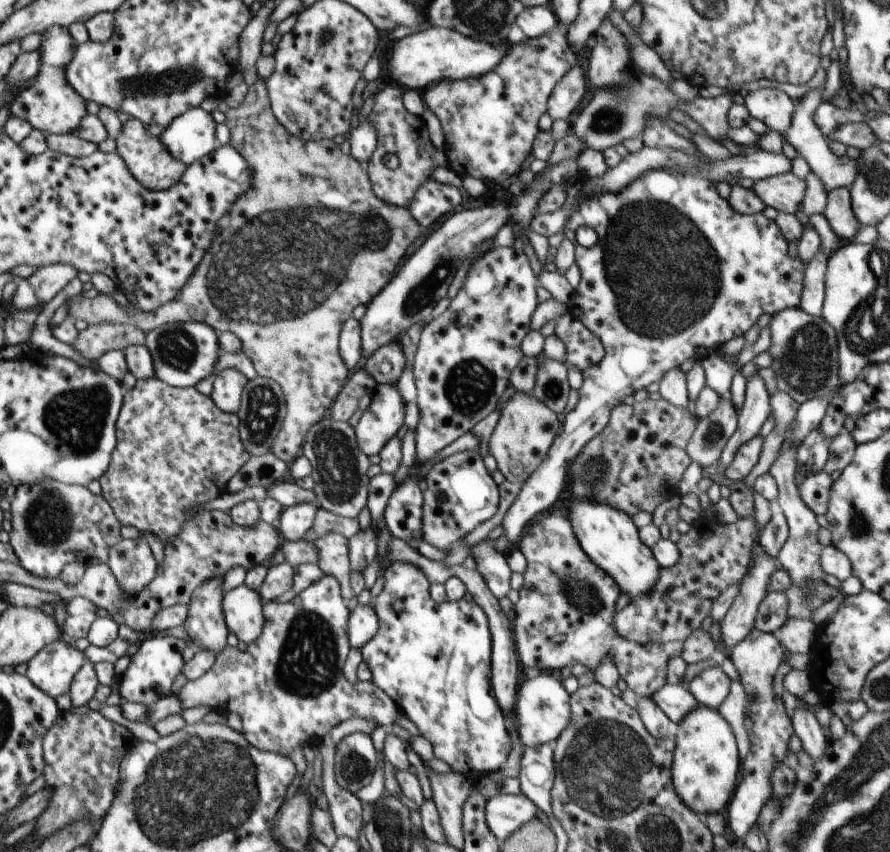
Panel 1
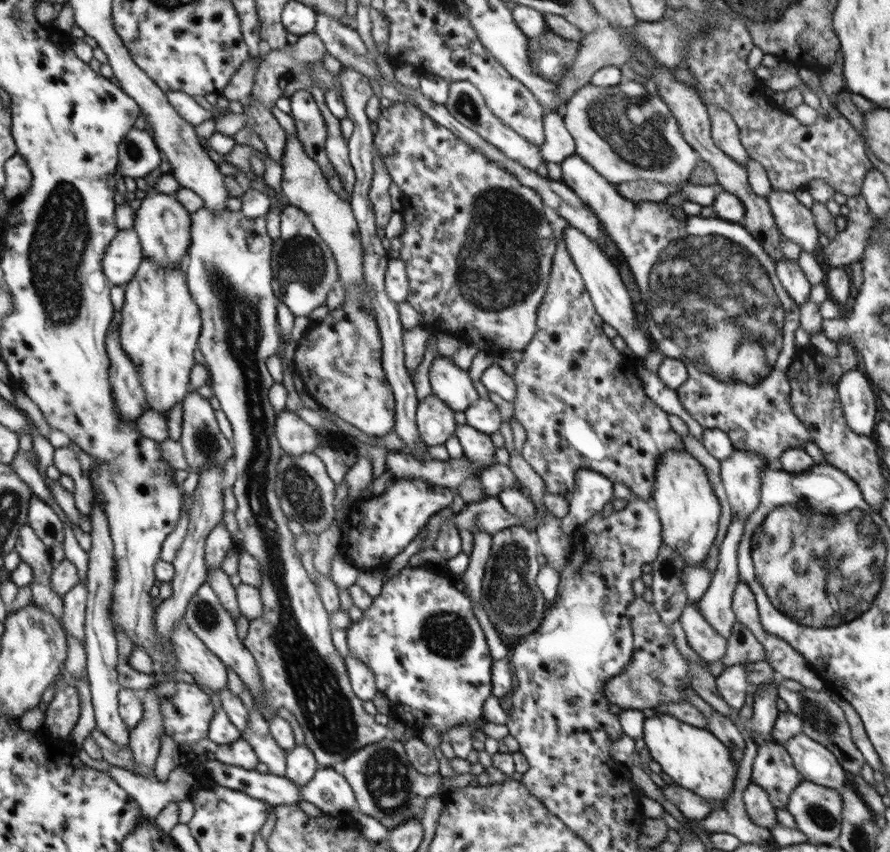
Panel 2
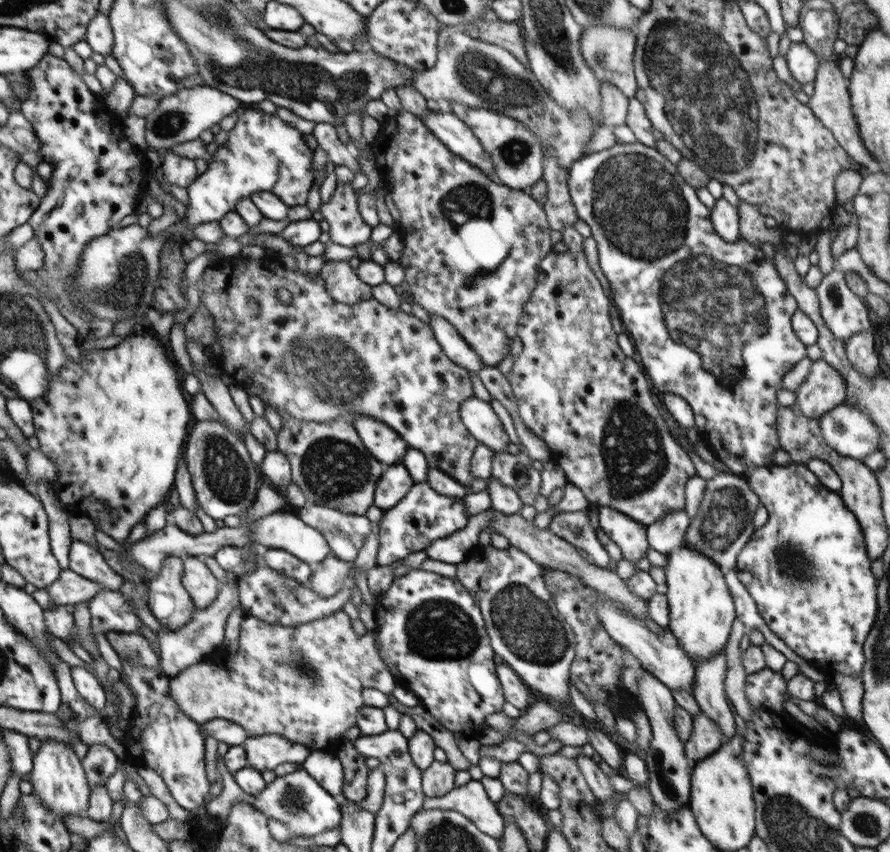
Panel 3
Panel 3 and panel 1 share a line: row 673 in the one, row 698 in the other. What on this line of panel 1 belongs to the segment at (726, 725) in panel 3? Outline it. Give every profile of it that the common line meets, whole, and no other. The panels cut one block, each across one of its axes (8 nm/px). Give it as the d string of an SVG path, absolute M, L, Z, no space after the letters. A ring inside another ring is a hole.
M717 665L698 674L686 687L702 707L717 710L730 692L730 682L728 675Z

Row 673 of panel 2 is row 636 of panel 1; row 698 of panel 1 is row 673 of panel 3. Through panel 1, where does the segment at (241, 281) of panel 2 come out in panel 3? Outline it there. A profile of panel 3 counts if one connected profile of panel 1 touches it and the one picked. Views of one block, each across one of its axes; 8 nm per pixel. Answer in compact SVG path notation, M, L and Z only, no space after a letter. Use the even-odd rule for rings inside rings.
M343 609L337 610L323 618L317 618L304 624L297 626L282 626L281 624L269 624L252 615L246 615L241 620L239 649L237 652L227 652L225 650L217 651L205 660L198 662L180 672L176 677L169 680L169 689L172 691L174 702L177 702L178 708L194 722L202 724L206 721L212 721L213 718L226 718L232 722L238 723L248 733L249 737L260 736L263 734L276 734L286 737L290 742L304 745L309 752L332 750L344 740L345 732L355 725L356 717L360 707L363 706L362 689L376 688L386 695L394 692L397 682L394 680L390 670L386 670L386 666L382 664L379 650L376 648L378 644L374 637L374 631L367 630L363 637L358 637L354 633L353 624L348 614Z

